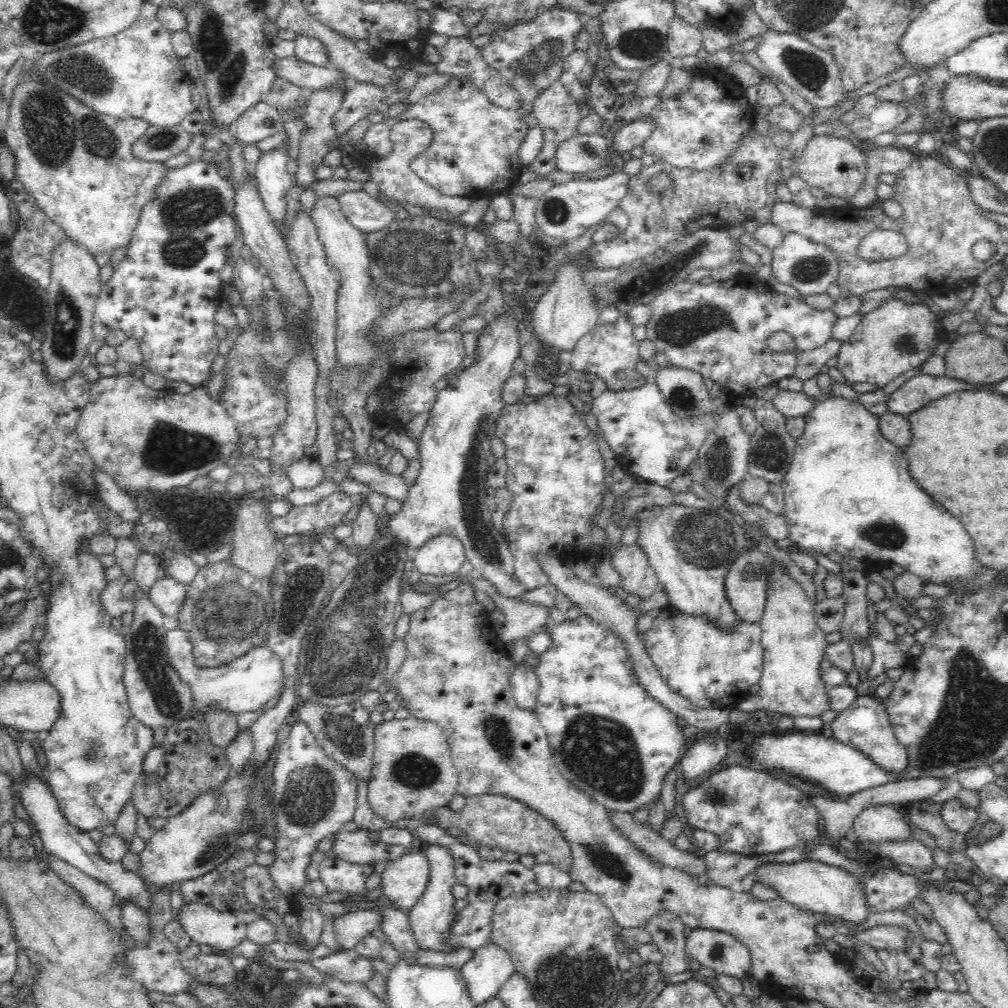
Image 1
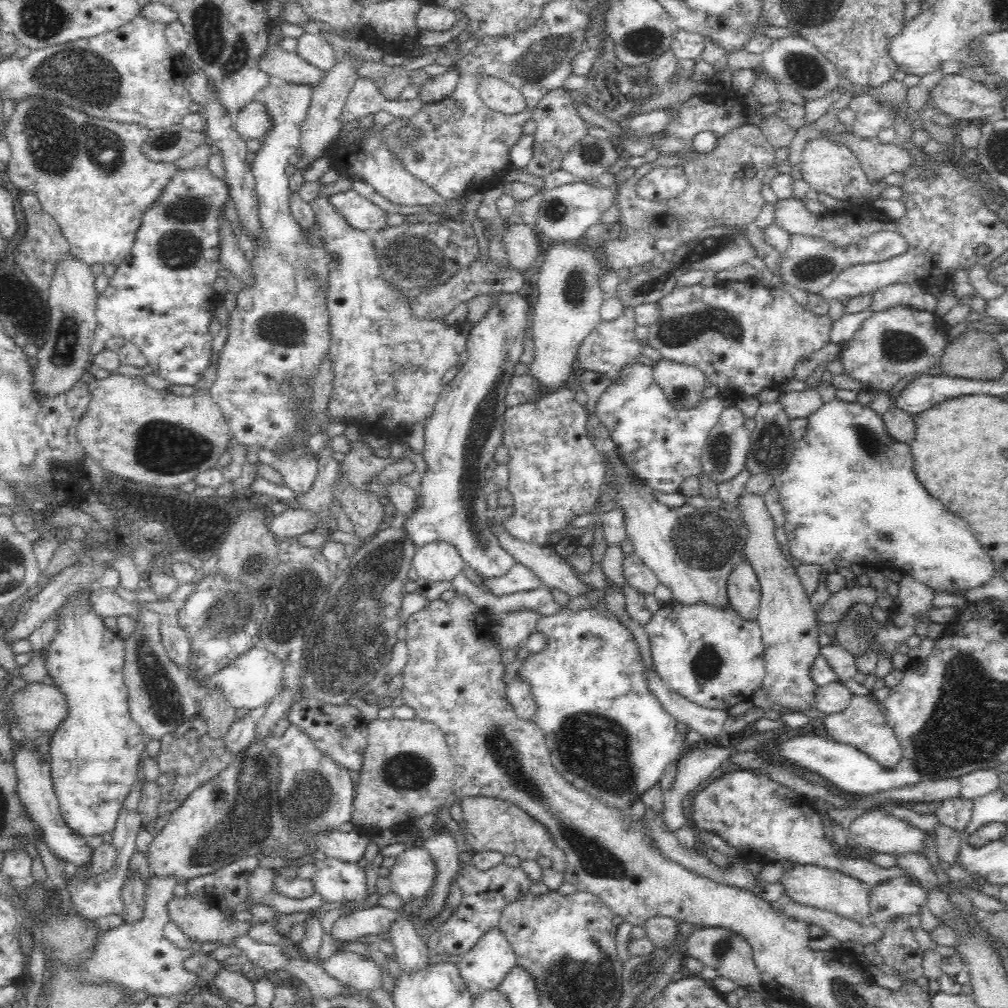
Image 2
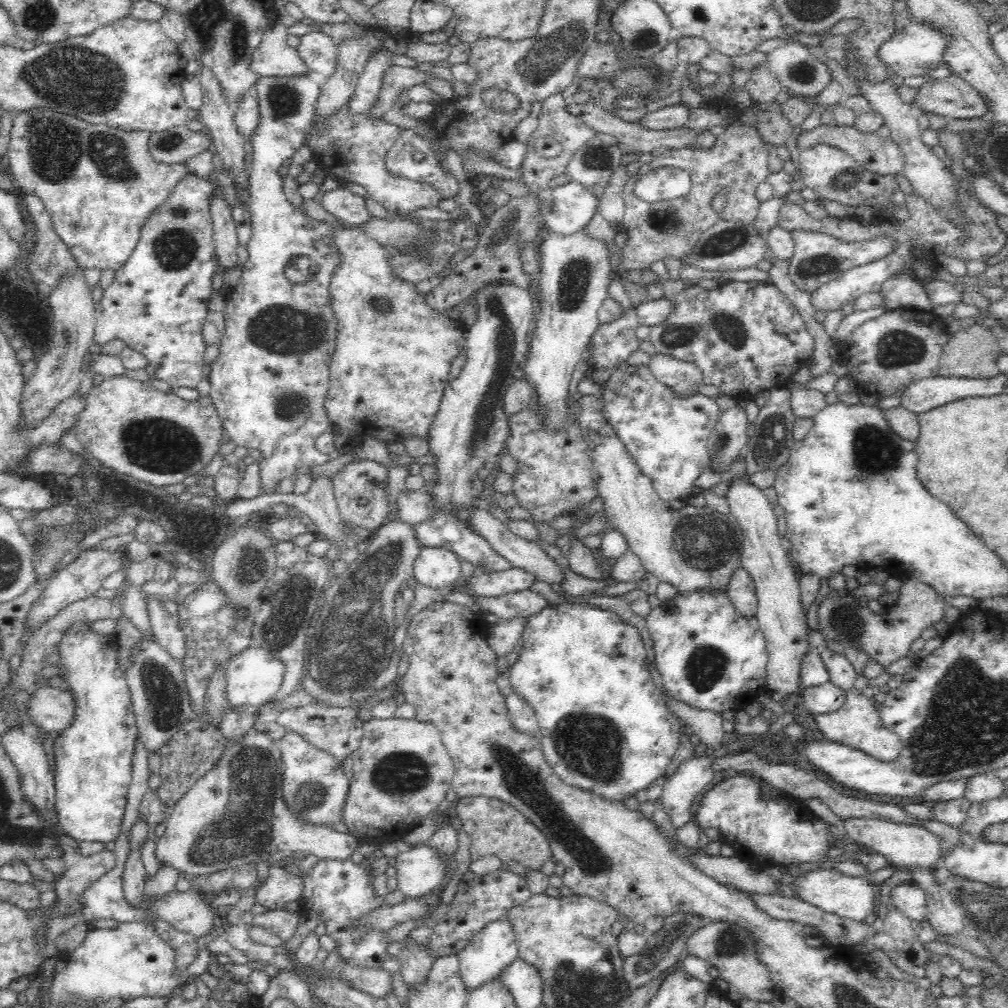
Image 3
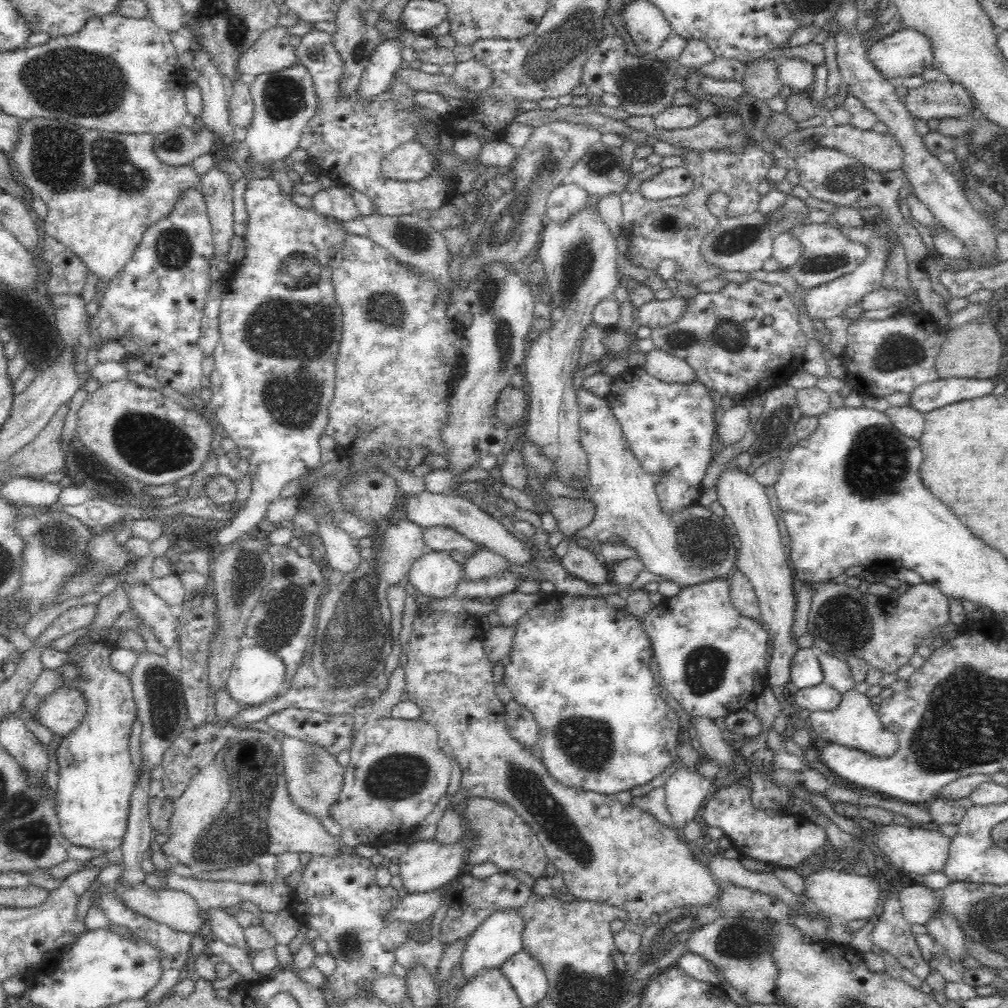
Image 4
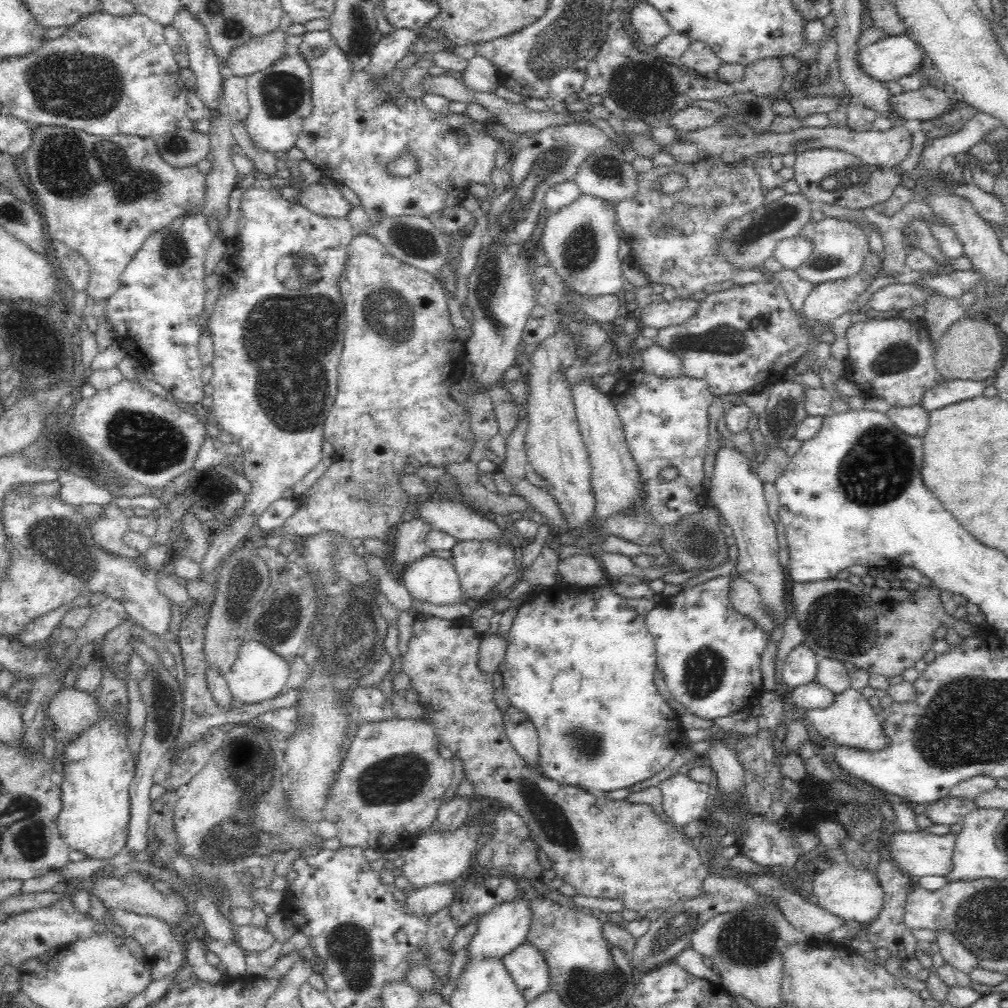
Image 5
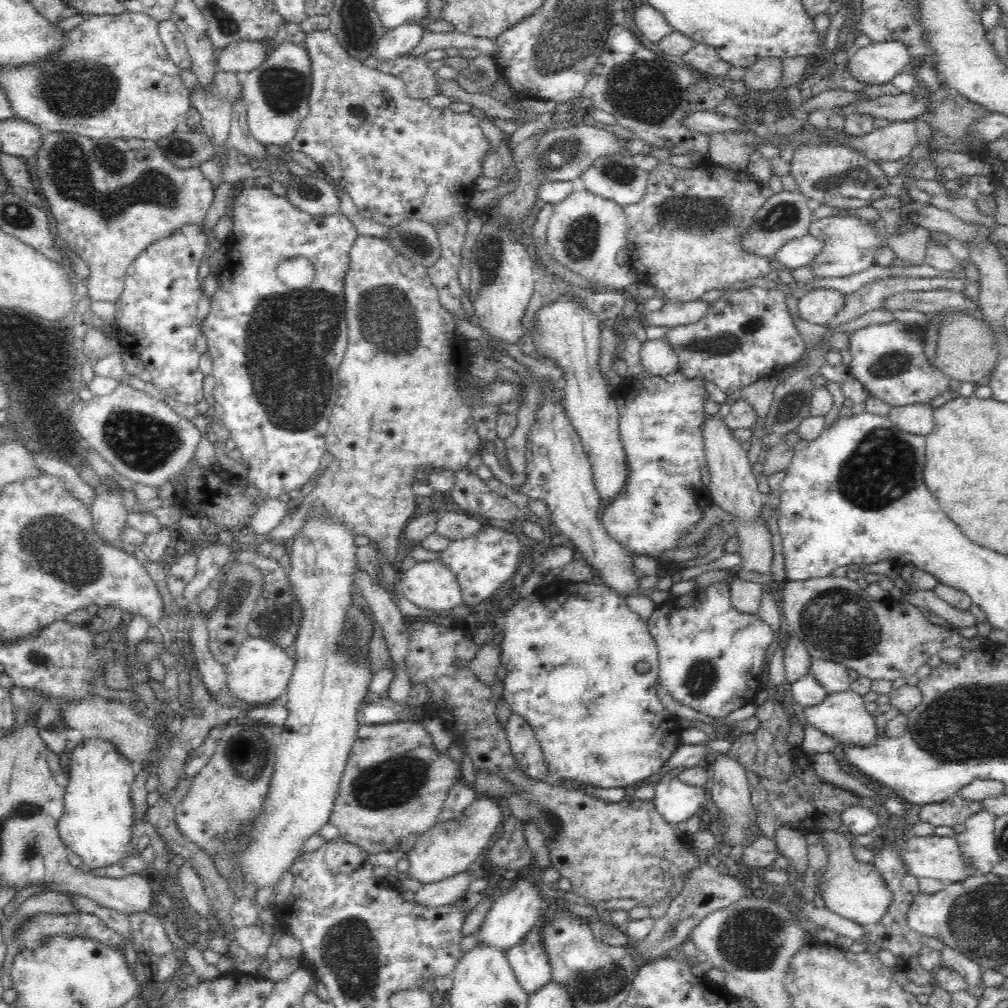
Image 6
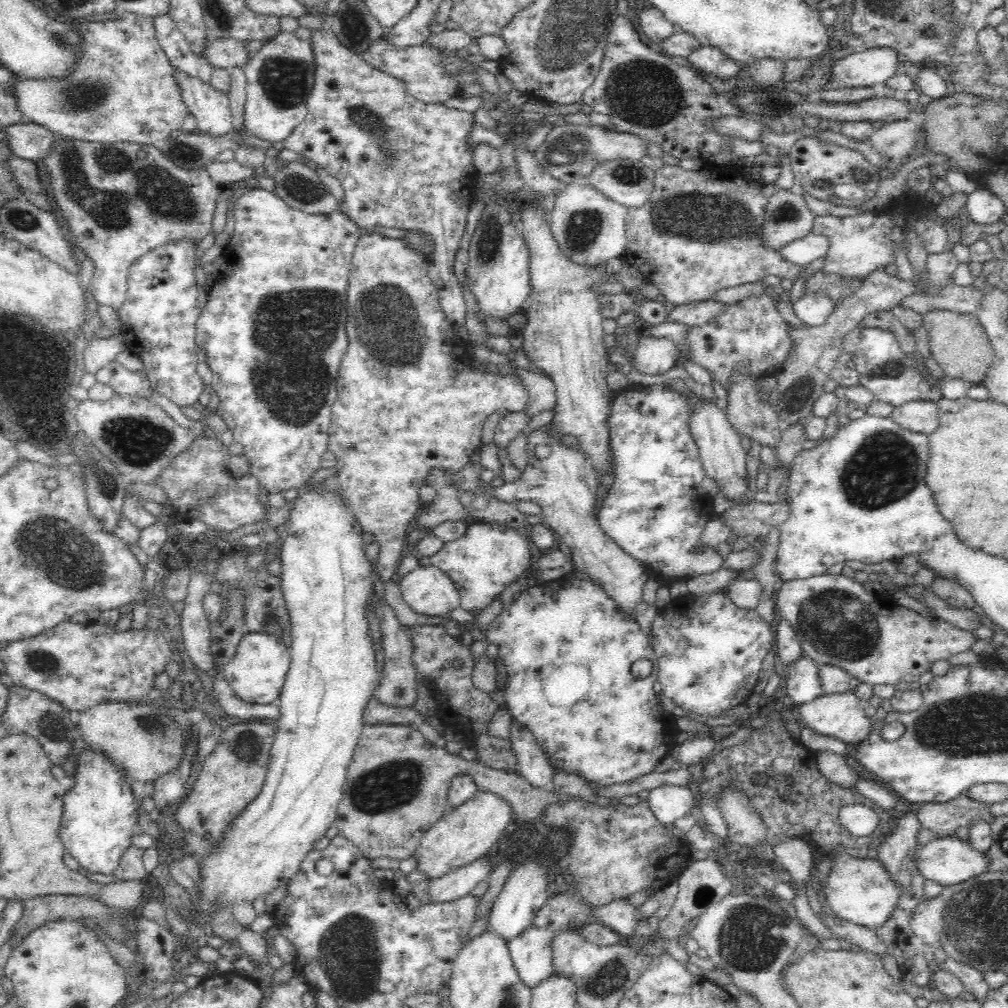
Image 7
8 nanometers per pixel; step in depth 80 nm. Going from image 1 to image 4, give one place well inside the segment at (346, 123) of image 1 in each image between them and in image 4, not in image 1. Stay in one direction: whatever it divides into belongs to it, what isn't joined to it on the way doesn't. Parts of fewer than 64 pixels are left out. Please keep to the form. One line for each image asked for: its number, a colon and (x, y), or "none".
2: (365, 98)
3: (366, 93)
4: (385, 62)

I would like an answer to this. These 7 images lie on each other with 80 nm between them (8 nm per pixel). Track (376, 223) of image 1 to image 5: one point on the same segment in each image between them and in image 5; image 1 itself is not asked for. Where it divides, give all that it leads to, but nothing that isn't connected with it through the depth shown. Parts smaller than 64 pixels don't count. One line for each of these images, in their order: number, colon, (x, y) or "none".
2: (360, 213)
3: (348, 207)
4: (335, 202)
5: (323, 199)

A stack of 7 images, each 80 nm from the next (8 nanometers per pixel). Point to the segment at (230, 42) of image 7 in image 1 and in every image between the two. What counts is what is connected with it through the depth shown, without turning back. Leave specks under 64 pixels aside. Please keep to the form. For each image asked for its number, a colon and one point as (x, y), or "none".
1: (292, 69)
2: (279, 64)
3: (274, 58)
4: (272, 52)
5: (260, 53)
6: (242, 57)

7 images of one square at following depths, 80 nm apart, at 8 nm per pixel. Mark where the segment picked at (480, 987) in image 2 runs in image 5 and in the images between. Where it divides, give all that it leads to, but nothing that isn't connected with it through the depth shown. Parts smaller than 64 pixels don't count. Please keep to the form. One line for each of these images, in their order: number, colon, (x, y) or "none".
3: (488, 953)
4: (499, 937)
5: (502, 929)

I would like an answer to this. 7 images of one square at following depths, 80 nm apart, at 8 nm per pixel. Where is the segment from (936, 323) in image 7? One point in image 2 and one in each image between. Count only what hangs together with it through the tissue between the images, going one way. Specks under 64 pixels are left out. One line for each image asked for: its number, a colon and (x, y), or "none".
2: (975, 354)
3: (971, 352)
4: (971, 350)
5: (970, 349)
6: (965, 353)

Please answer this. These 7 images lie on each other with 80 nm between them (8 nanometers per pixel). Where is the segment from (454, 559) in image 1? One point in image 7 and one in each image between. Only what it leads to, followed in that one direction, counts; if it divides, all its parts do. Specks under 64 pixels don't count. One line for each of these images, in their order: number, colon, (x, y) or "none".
2: (440, 561)
3: (435, 568)
4: (435, 575)
5: (432, 580)
6: (429, 585)
7: (426, 590)

